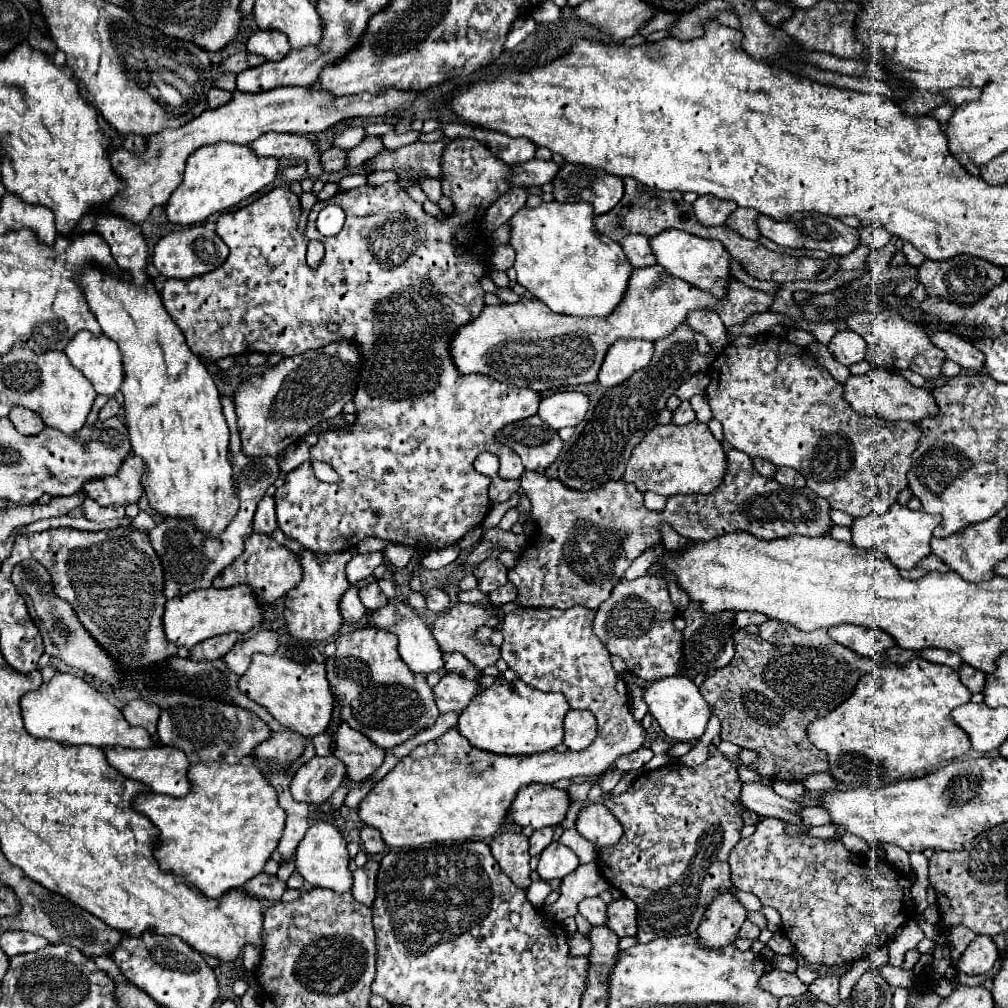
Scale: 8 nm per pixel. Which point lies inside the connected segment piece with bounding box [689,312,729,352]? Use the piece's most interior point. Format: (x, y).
(709, 324)

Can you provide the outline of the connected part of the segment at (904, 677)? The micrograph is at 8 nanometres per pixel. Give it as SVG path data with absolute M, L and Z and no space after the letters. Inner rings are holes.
M915 658L903 666L889 664L865 674L855 692L825 718L819 718L807 726L807 738L815 748L827 752L829 774L839 784L849 786L887 786L897 780L909 778L921 770L929 770L939 762L955 760L971 750L967 734L951 722L949 712L971 700L971 692L961 686L957 672L949 666L927 662L925 658Z

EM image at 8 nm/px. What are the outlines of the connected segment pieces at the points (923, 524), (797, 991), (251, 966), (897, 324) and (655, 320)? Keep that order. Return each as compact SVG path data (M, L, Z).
M893 504L889 508L887 514L883 516L877 516L877 514L871 514L871 516L861 516L861 518L855 518L853 524L851 524L851 534L853 534L853 540L851 544L859 550L881 550L899 570L911 570L921 558L925 558L925 554L931 552L931 546L929 546L929 540L933 536L933 528L941 522L941 516L935 516L935 514L927 514L923 510L919 512L913 512L909 510L907 506L901 506L901 504Z
M771 970L771 974L763 974L759 986L767 992L771 992L773 996L777 998L783 998L783 996L801 996L807 992L807 986L795 976L795 974L789 974L789 972L781 972L781 970Z
M247 946L247 950L245 950L245 954L243 954L243 966L245 966L245 970L255 970L257 966L259 966L259 952L257 952L257 948L253 948L253 946Z
M863 312L863 314L851 314L845 324L849 326L849 330L861 334L867 340L867 354L865 360L873 366L879 368L889 368L889 370L913 370L917 374L921 374L923 378L933 380L929 388L937 388L941 384L945 384L945 378L939 378L941 366L945 362L945 352L941 348L937 348L931 338L927 336L925 328L905 320L899 312L879 312L879 314L871 314L871 312Z
M659 264L649 268L637 268L631 274L629 290L625 290L625 298L621 306L617 306L615 314L609 314L609 318L577 318L577 316L563 316L551 312L541 300L519 300L517 304L497 304L497 306L485 306L479 318L473 318L473 322L467 322L453 334L449 342L449 354L461 370L461 374L485 374L493 380L513 384L519 388L531 388L535 392L543 392L549 388L559 386L577 386L577 384L589 384L597 380L601 362L609 350L609 346L617 338L643 338L643 340L659 340L673 330L687 322L687 314L693 310L711 310L715 306L721 306L727 296L713 296L709 292L703 292L679 278L669 276Z

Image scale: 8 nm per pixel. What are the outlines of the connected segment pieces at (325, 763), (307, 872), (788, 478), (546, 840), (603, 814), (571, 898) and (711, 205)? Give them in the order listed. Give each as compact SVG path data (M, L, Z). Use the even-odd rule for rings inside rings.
M315 756L311 762L307 762L305 766L301 766L293 780L291 780L291 796L297 802L307 802L307 804L323 804L325 800L331 798L331 794L339 788L345 786L345 766L341 760L337 760L335 756Z
M315 822L309 826L305 838L301 840L295 856L295 870L313 886L317 888L329 888L337 894L349 892L353 886L353 878L349 872L349 852L347 842L341 836L341 832L325 822Z
M777 468L775 470L775 476L773 476L779 484L783 484L783 486L797 486L797 488L803 488L805 486L805 478L797 472L797 470L793 470L793 468Z
M541 828L541 830L535 830L529 838L529 846L531 846L531 856L543 852L553 840L553 828Z
M601 802L581 808L577 818L577 830L583 838L595 842L599 850L603 846L615 844L623 834L623 826L619 824L619 820Z
M596 861L579 865L571 874L567 875L559 889L561 896L552 905L541 906L541 914L548 915L556 922L561 922L569 916L577 914L577 904L587 896L599 896L603 890L609 890L609 884L599 870Z
M699 196L693 202L695 208L695 216L703 226L723 226L727 216L737 208L737 204L729 202L729 200L721 200L721 198L713 198L709 196Z

